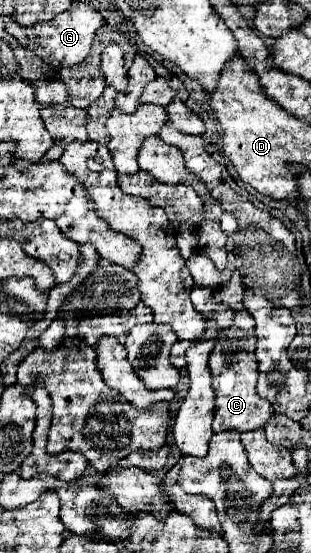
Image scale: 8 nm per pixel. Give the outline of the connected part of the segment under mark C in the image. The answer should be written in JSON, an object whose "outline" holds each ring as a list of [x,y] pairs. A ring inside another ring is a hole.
{"outline":[[[236,310],[234,326],[228,330],[228,336],[220,338],[210,354],[210,370],[220,370],[220,388],[216,390],[216,416],[214,432],[222,430],[258,430],[272,416],[272,404],[256,394],[258,380],[258,360],[254,354],[256,334],[254,318],[246,310]]]}

